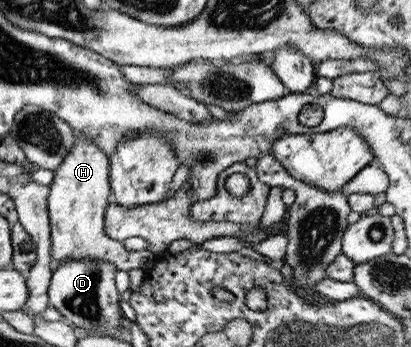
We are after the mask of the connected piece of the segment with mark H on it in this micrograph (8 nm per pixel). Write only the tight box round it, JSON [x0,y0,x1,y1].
[46,131,154,271]

